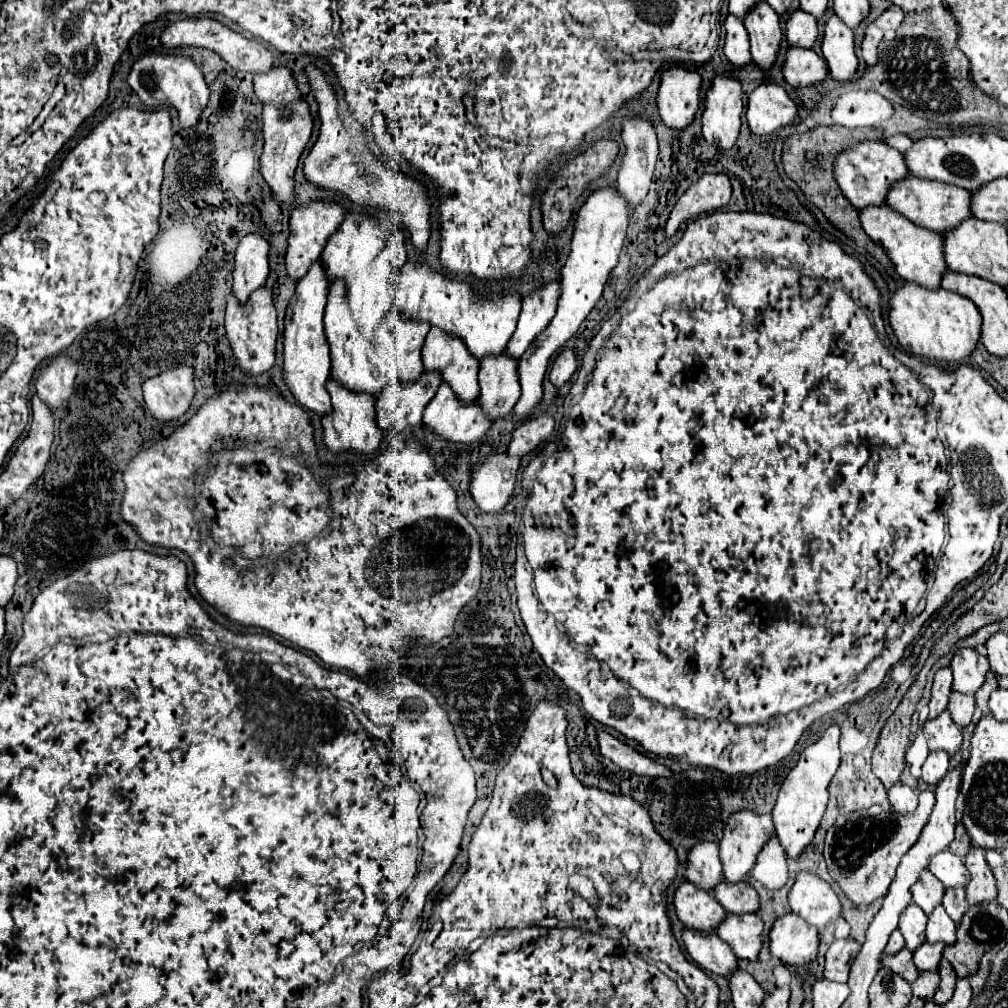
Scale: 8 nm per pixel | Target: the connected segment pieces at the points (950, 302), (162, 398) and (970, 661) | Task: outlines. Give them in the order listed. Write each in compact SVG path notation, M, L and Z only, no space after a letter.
M905 283L889 297L889 325L905 353L925 359L959 363L965 361L965 357L979 343L981 317L967 297L945 289L931 291L915 283Z
M179 365L155 377L149 377L143 383L143 395L155 419L171 421L181 417L189 409L195 395L193 367Z
M963 647L953 655L951 669L953 669L953 691L973 695L983 685L989 665L987 657L981 655L977 649Z

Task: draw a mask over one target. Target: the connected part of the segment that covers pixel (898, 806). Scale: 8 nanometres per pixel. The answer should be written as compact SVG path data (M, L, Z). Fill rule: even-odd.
M897 783L887 791L887 799L897 813L901 813L901 815L911 813L911 809L915 809L915 805L917 805L917 791L911 789L909 785Z

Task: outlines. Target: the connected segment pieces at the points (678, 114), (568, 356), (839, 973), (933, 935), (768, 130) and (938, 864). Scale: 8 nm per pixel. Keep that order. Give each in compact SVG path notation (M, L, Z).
M673 65L661 75L657 105L661 119L671 129L687 127L699 111L701 77L683 65Z
M565 347L565 349L555 357L555 363L553 363L553 367L551 367L551 373L549 373L551 383L553 383L555 387L561 387L563 383L567 383L567 381L571 379L571 375L575 373L575 369L577 369L575 353Z
M835 939L829 947L829 951L825 953L823 977L829 981L847 983L853 955L857 955L859 949L861 949L861 945L853 939Z
M937 905L929 915L925 935L927 935L927 941L943 941L945 945L951 945L955 941L955 921L947 917L941 905Z
M763 83L749 95L747 121L751 131L757 135L771 135L773 131L793 123L795 115L795 103L777 83Z
M941 851L935 857L929 859L929 871L945 885L945 887L955 887L955 885L967 885L967 869L961 857Z

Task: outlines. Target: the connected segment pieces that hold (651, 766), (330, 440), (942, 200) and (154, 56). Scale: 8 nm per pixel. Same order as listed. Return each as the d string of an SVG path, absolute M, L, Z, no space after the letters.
M605 731L597 733L597 743L599 743L601 755L611 759L623 771L631 771L637 775L649 775L649 777L665 777L665 779L671 777L671 771L665 765L657 763L655 759L651 759L647 755L633 751L631 747L617 741L613 735L609 735Z
M333 377L327 381L327 391L331 395L331 407L333 411L325 413L321 423L325 429L323 441L331 451L343 451L353 449L359 453L373 453L381 443L381 429L375 419L375 397L369 393L355 393L337 383Z
M909 175L909 177L897 181L895 185L891 185L891 189L887 191L885 201L891 209L901 213L903 217L913 221L915 225L927 227L927 229L931 229L939 235L945 229L951 229L951 227L959 225L959 221L971 217L971 209L969 209L971 199L969 199L967 189L961 189L961 187L949 185L949 183L941 183L941 181L919 179L919 177L913 177L913 175Z
M153 51L143 53L141 57L135 59L135 65L131 65L127 83L149 109L165 105L175 107L179 111L181 127L195 125L195 117L199 117L201 109L207 105L209 87L197 65L187 55L181 53L153 53Z

